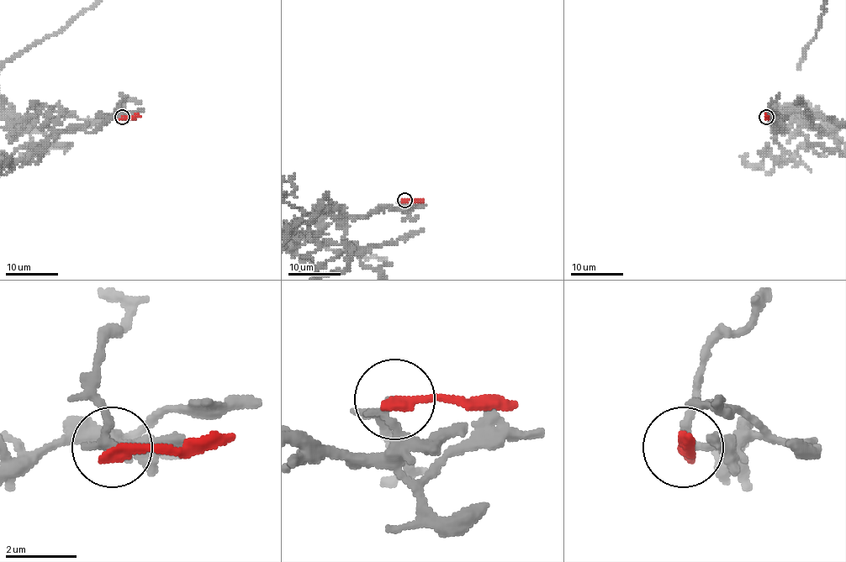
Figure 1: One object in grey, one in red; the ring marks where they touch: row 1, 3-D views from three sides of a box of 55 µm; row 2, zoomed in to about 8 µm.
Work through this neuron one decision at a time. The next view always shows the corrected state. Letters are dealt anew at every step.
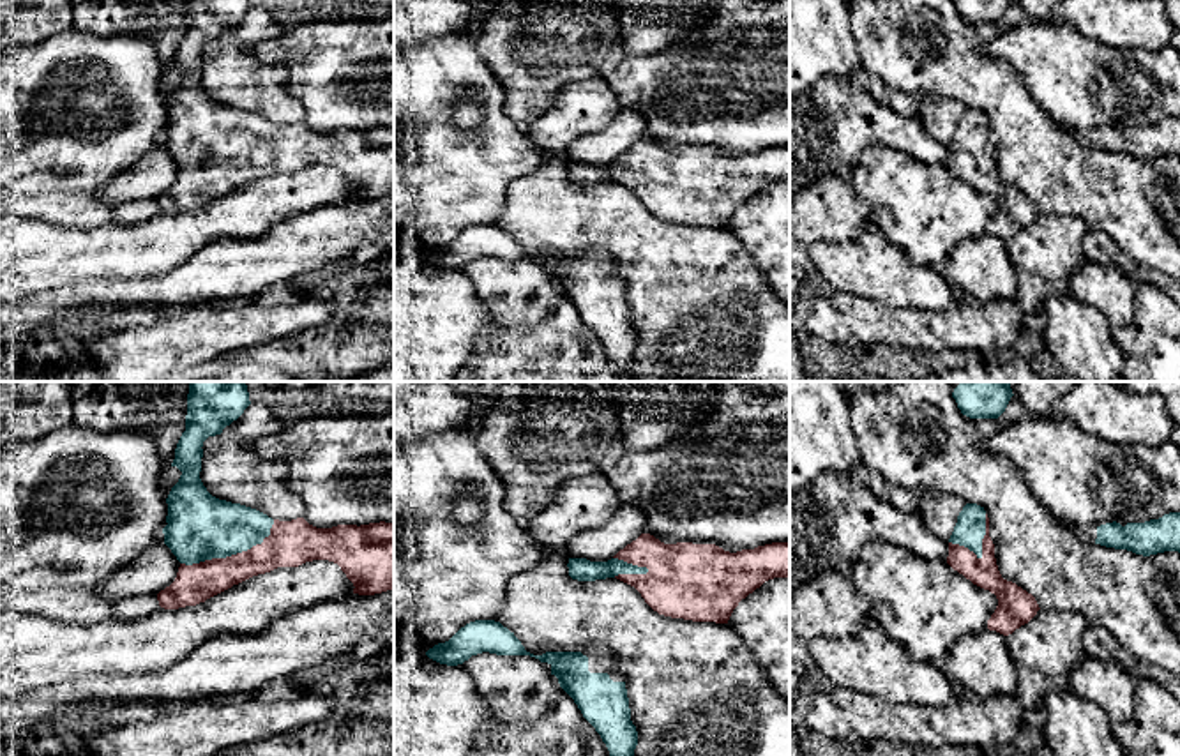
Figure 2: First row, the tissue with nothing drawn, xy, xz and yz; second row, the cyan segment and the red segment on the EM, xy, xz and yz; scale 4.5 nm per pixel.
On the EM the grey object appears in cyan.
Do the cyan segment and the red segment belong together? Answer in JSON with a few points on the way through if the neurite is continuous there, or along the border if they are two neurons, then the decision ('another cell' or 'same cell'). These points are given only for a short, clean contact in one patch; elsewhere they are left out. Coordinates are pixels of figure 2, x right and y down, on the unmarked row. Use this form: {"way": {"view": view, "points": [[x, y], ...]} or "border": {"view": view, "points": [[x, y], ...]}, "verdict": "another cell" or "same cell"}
{"verdict": "same cell"}

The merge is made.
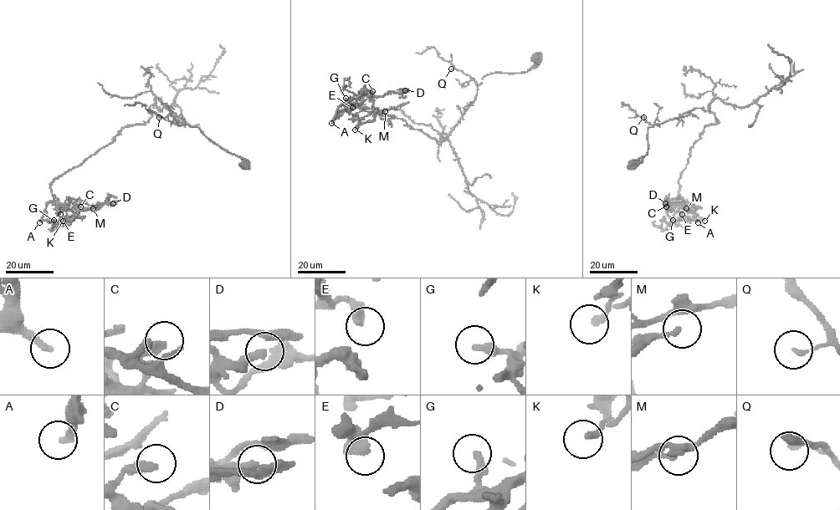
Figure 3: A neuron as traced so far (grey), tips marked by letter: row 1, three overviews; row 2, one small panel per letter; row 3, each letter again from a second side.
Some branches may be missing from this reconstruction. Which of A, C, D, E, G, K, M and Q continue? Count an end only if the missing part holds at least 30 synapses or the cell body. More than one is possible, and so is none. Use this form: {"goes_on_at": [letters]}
{"goes_on_at": ["A"]}

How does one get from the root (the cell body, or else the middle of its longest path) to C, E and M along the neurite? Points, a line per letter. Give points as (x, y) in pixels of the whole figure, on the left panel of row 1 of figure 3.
C: (244, 164), (151, 104), (147, 122), (124, 127), (53, 181), (41, 219), (64, 223), (80, 206)
E: (244, 164), (151, 104), (147, 122), (124, 127), (53, 181), (56, 206), (66, 208), (60, 214)
M: (244, 164), (197, 127), (151, 104), (147, 122), (124, 127), (51, 183), (53, 200), (65, 210), (93, 208)

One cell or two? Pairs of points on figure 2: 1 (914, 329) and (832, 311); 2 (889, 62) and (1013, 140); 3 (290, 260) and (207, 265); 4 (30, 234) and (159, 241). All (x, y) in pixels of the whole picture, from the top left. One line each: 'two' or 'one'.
1: one
2: one
3: one
4: one

